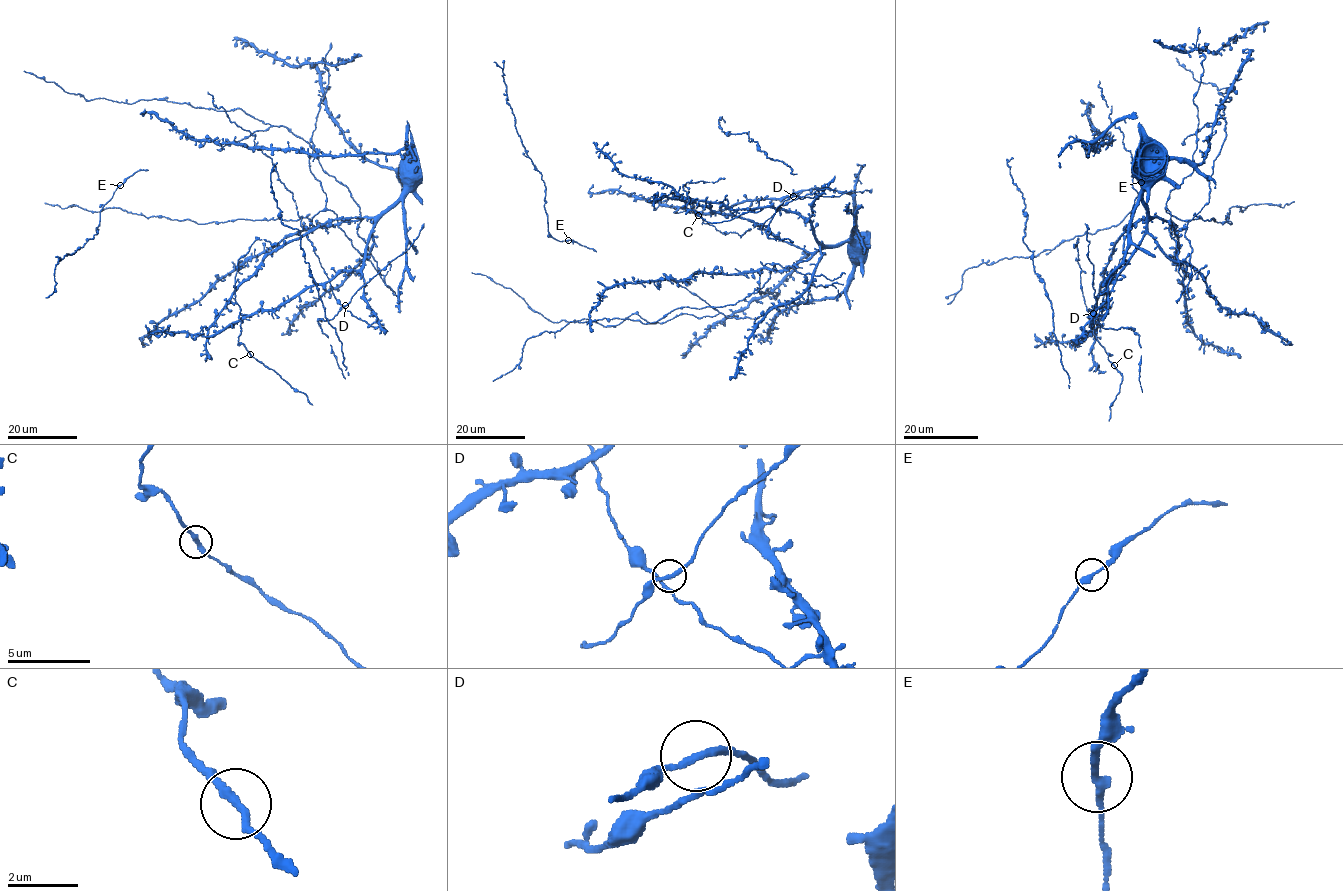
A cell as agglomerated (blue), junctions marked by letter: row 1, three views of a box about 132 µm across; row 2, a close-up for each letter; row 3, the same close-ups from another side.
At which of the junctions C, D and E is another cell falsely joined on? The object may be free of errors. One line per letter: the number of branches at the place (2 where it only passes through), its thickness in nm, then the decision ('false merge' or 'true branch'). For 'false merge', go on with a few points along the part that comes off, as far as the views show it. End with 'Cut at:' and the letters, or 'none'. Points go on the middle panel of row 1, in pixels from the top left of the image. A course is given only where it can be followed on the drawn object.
C: 2 | 260 nm | true branch
D: 2 | 220 nm | true branch
E: 2 | 240 nm | true branch
Cut at: none

